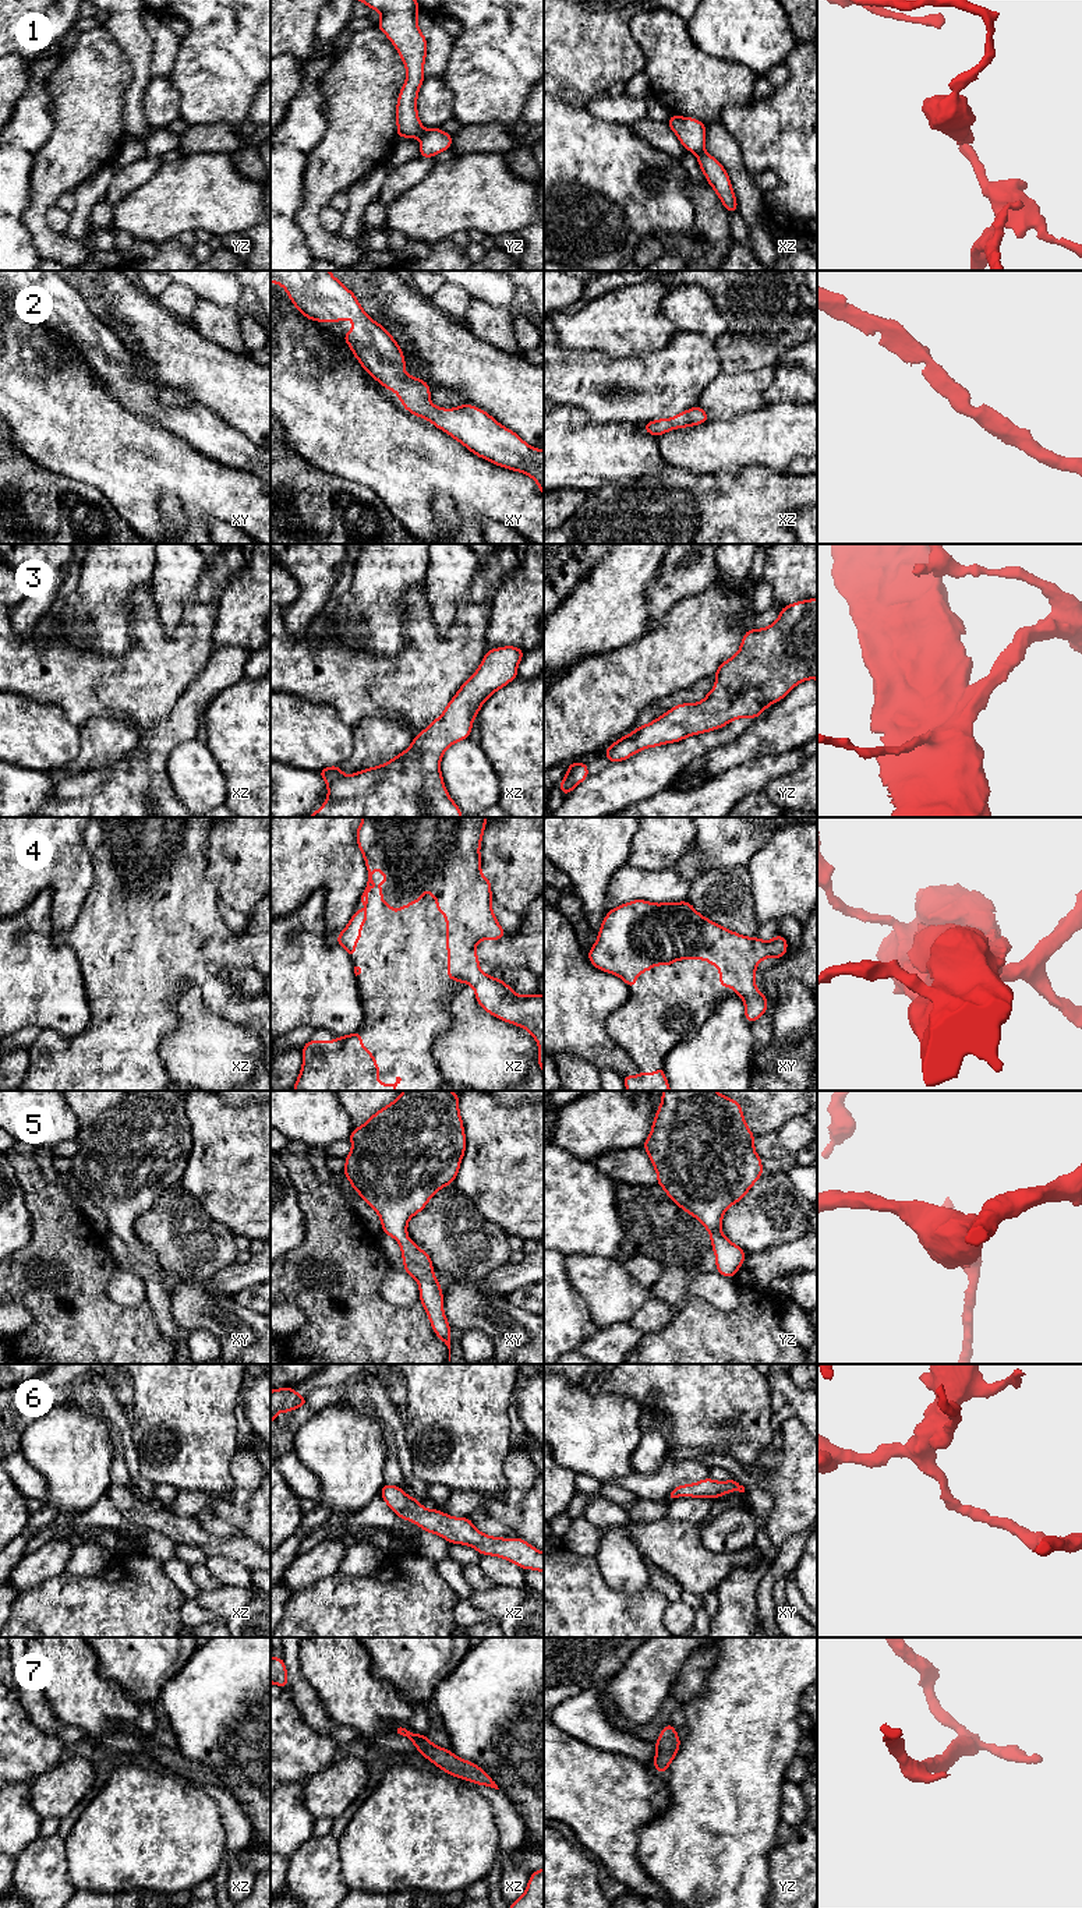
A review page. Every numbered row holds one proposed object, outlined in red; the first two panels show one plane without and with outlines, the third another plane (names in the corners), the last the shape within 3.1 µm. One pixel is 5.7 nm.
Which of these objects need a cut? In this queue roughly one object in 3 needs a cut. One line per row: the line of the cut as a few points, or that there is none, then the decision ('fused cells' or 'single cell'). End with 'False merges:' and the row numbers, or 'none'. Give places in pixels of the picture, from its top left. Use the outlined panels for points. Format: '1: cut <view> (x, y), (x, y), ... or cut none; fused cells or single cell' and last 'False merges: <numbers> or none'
1: cut yz (425, 130), (421, 138); fused cells
2: cut none; single cell
3: cut none; single cell
4: cut none; single cell
5: cut none; single cell
6: cut none; single cell
7: cut none; single cell
False merges: 1

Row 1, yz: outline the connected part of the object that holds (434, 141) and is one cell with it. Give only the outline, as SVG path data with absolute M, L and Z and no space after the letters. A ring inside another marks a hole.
M441 127L425 130L420 144L421 158L434 158L438 153L450 149L452 139L453 135L442 131Z

